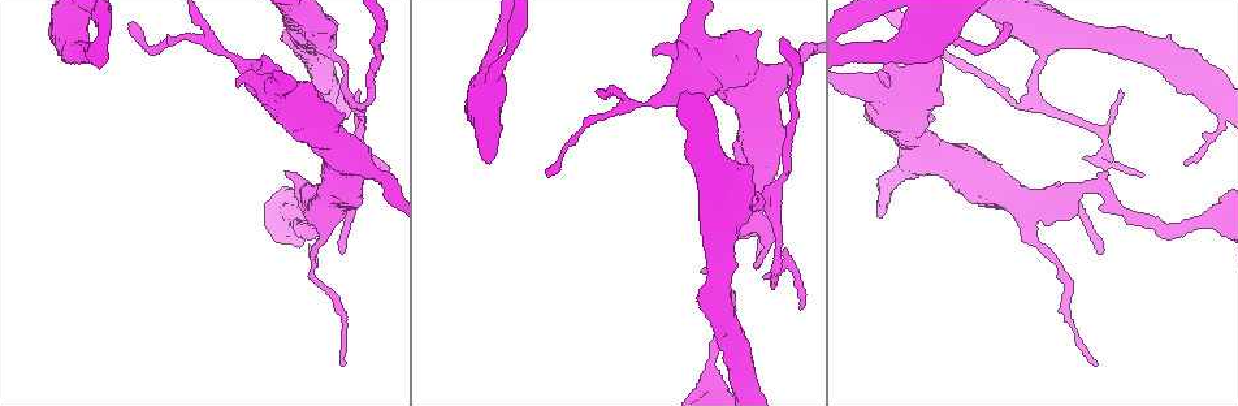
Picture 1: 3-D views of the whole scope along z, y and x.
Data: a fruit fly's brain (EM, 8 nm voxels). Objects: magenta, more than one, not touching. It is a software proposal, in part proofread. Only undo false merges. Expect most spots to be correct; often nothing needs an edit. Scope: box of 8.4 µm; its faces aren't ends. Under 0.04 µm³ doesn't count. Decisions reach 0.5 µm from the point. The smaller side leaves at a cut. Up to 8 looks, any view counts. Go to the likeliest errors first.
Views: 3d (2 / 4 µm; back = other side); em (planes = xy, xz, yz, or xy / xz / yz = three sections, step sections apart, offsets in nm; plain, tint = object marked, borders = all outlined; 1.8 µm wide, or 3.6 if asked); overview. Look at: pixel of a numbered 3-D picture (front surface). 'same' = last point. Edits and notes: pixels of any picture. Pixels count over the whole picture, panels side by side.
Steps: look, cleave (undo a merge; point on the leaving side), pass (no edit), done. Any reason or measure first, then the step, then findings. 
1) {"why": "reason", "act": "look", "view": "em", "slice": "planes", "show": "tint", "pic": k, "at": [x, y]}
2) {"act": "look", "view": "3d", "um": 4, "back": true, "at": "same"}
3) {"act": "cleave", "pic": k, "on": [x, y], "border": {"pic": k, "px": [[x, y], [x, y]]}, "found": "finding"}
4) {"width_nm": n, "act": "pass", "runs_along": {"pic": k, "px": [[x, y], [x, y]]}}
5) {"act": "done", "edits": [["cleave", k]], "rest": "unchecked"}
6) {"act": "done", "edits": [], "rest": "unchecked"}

{"why": "branch point", "act": "look", "view": "em", "slice": "planes", "show": "tint", "pic": 1, "at": [348, 101]}

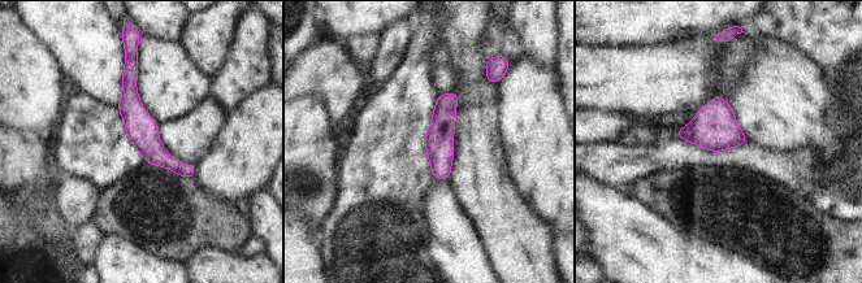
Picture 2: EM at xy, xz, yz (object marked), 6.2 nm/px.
{"act": "pass", "found": "one neuron here"}

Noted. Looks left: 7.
{"why": "two arms in line, one across", "act": "look", "view": "em", "slice": "planes", "show": "tint", "pic": 1, "at": [1021, 16]}

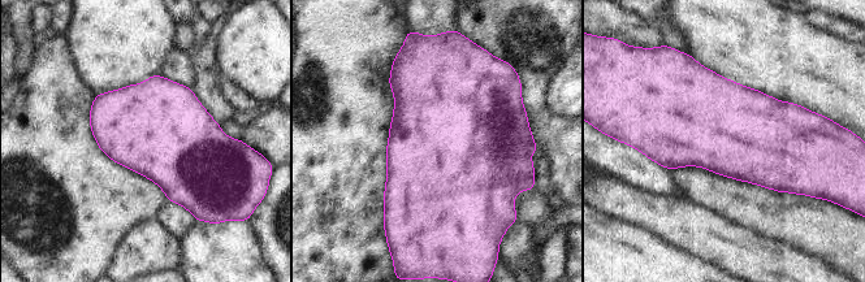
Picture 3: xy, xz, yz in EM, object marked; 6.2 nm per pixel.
{"width_nm": 550, "act": "pass", "found": "continuous, no second neuron"}

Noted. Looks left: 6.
{"why": "thick turns thin", "act": "look", "view": "3d", "um": 4, "pic": 1, "at": [1026, 214]}

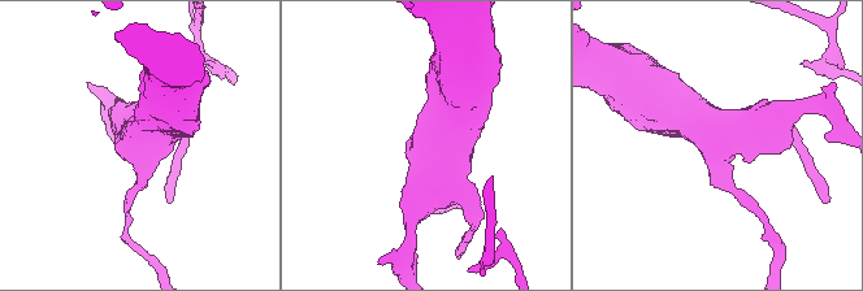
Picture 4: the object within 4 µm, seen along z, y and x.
{"why": "need the tissue", "act": "look", "view": "em", "um": 3.6, "slice": "planes", "show": "tint", "pic": 4, "at": [433, 144]}

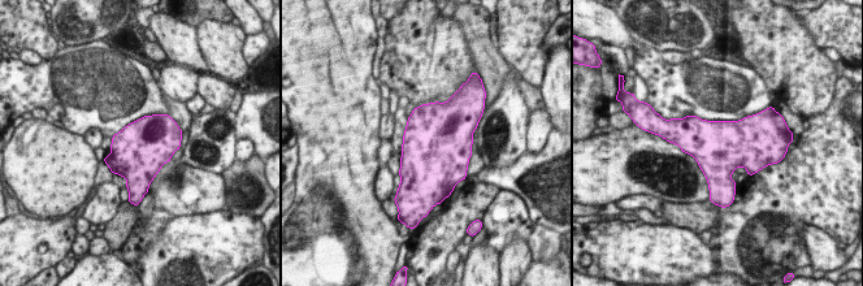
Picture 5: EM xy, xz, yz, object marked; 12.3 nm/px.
{"act": "pass", "found": "all the same neuron"}

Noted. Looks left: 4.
{"why": "a narrow waist", "act": "look", "view": "3d", "um": 2, "pic": 1, "at": [935, 59]}

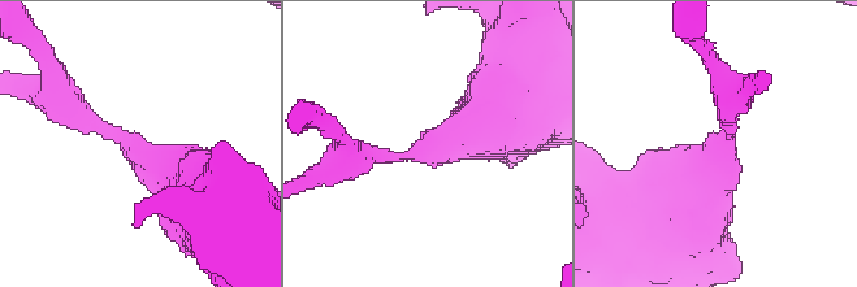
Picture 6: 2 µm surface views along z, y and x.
{"why": "now the EM", "act": "look", "view": "em", "slice": "planes", "show": "tint", "pic": 6, "at": [103, 134]}

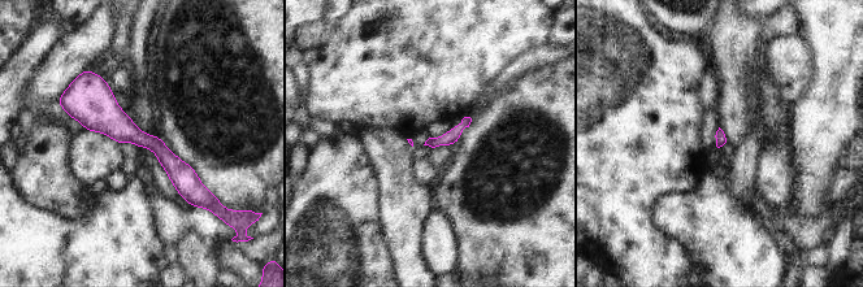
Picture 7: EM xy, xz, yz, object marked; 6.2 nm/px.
{"act": "pass", "runs_along": {"pic": 7, "px": [[73, 103], [151, 142], [199, 192]]}, "found": "continuous, no second neuron"}

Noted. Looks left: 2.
{"act": "done", "edits": [], "rest": "unchecked"}

